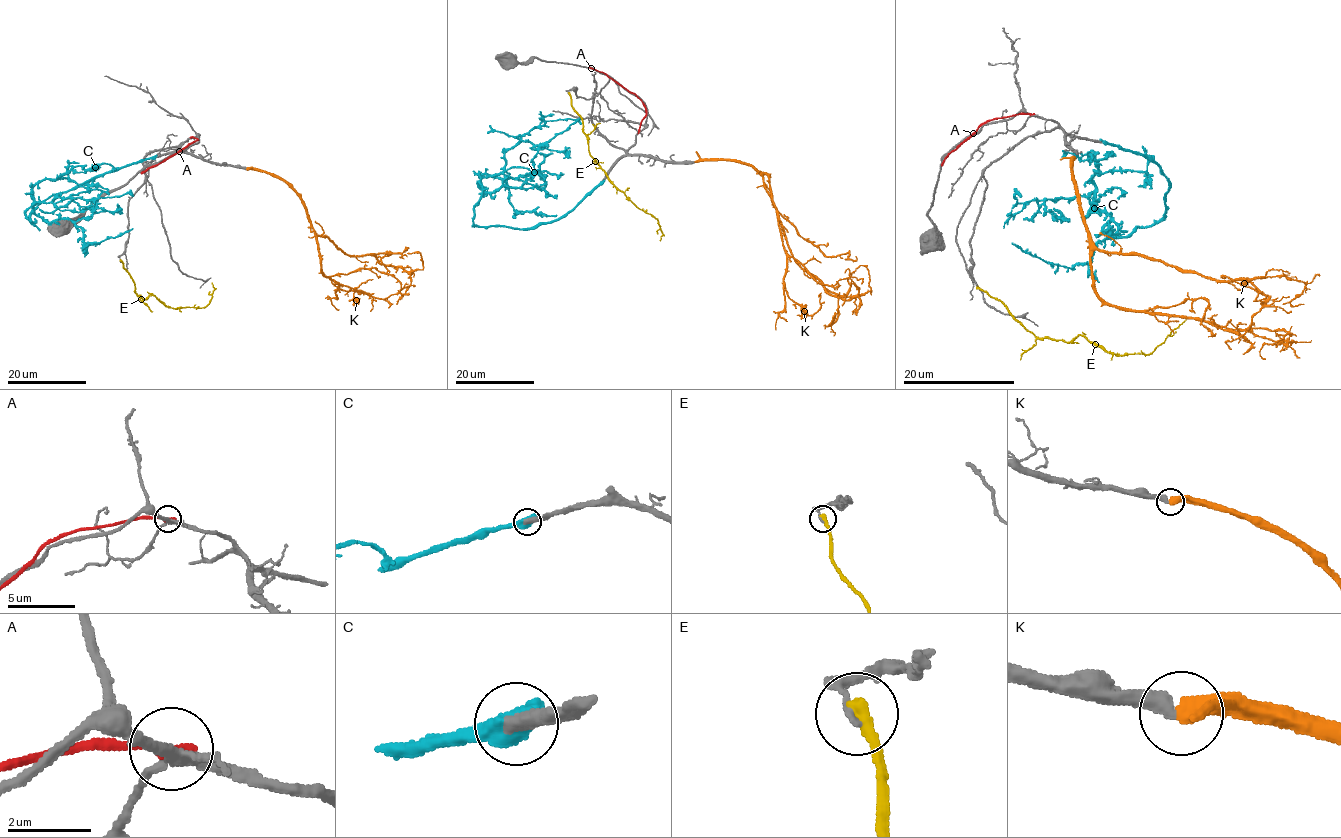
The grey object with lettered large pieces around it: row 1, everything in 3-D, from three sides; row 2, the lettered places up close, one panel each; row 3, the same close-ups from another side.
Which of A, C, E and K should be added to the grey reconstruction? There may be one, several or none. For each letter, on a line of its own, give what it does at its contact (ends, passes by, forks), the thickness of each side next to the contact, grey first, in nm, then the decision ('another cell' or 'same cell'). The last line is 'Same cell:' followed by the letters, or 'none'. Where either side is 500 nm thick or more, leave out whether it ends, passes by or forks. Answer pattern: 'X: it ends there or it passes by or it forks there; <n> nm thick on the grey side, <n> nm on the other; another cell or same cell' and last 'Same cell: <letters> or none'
A: it ends there; 280 nm thick on the grey side, 280 nm on the other; another cell
C: 400 nm thick on the grey side, 600 nm on the other; same cell
E: it ends there; 140 nm thick on the grey side, 320 nm on the other; another cell
K: it ends there; 360 nm thick on the grey side, 480 nm on the other; same cell
Same cell: C, K

